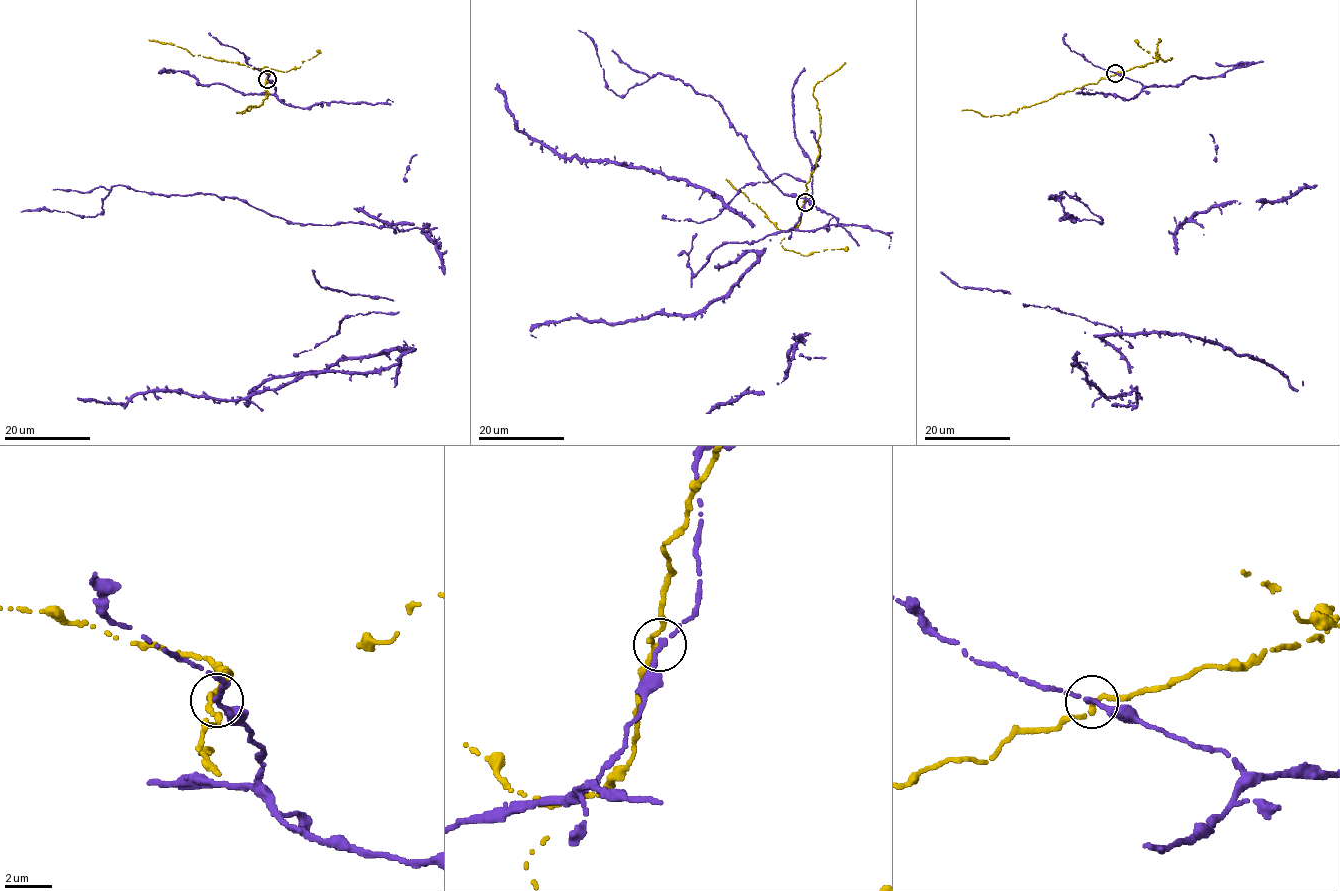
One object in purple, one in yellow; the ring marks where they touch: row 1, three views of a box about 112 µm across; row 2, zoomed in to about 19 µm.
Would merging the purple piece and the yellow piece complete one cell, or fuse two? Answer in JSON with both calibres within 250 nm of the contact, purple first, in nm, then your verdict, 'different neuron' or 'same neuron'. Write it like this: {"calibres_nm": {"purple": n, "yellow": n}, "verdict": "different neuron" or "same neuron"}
{"calibres_nm": {"purple": 190, "yellow": 200}, "verdict": "different neuron"}

